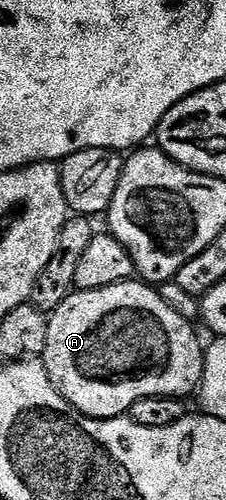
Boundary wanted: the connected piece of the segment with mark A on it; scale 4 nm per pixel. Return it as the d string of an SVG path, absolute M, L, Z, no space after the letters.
M138 279L121 281L108 287L99 289L80 289L68 295L60 307L56 307L53 313L49 314L48 323L48 343L46 349L40 354L41 360L46 366L48 375L52 379L54 386L64 395L64 399L76 411L80 411L86 417L121 417L129 414L130 408L140 399L145 397L177 397L179 399L189 398L189 393L199 388L202 384L202 372L204 371L204 341L198 338L198 333L194 330L195 326L188 319L178 314L168 305L155 286L149 283L143 283Z

